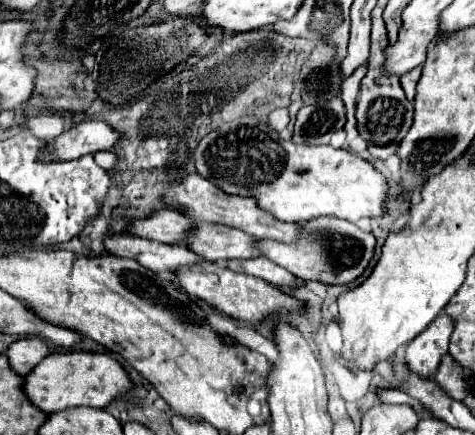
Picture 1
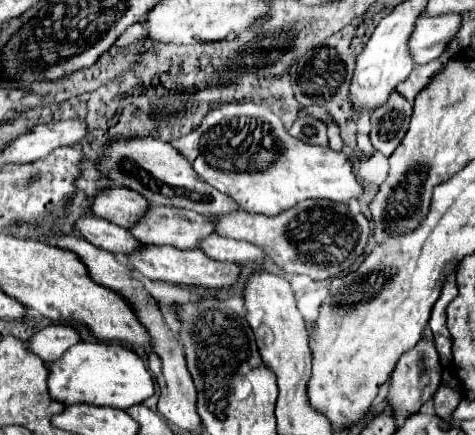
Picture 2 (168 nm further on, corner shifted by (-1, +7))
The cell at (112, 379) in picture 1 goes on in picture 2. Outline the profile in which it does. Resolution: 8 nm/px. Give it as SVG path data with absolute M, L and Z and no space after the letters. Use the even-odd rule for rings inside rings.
M80 342L72 346L58 362L50 364L48 388L50 396L64 404L86 402L126 410L128 404L140 404L154 394L154 380L144 360L132 352L130 346L116 342Z

